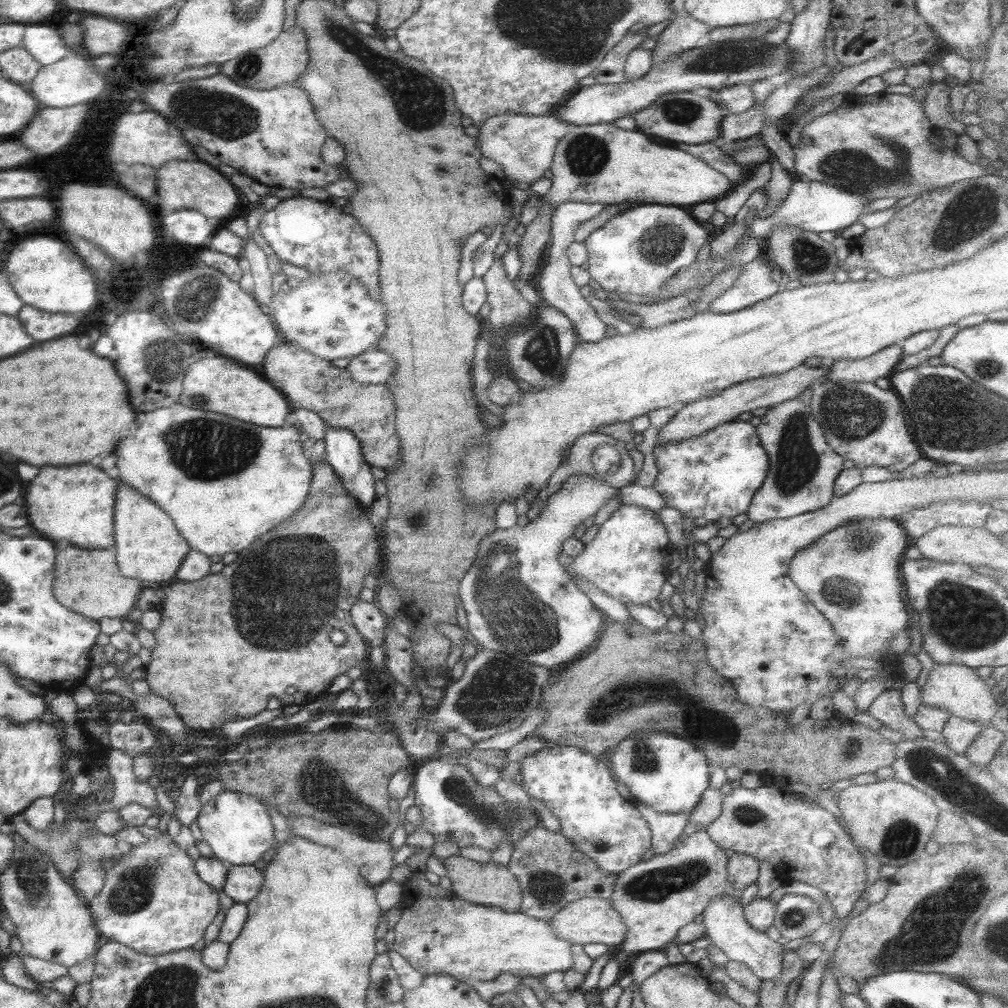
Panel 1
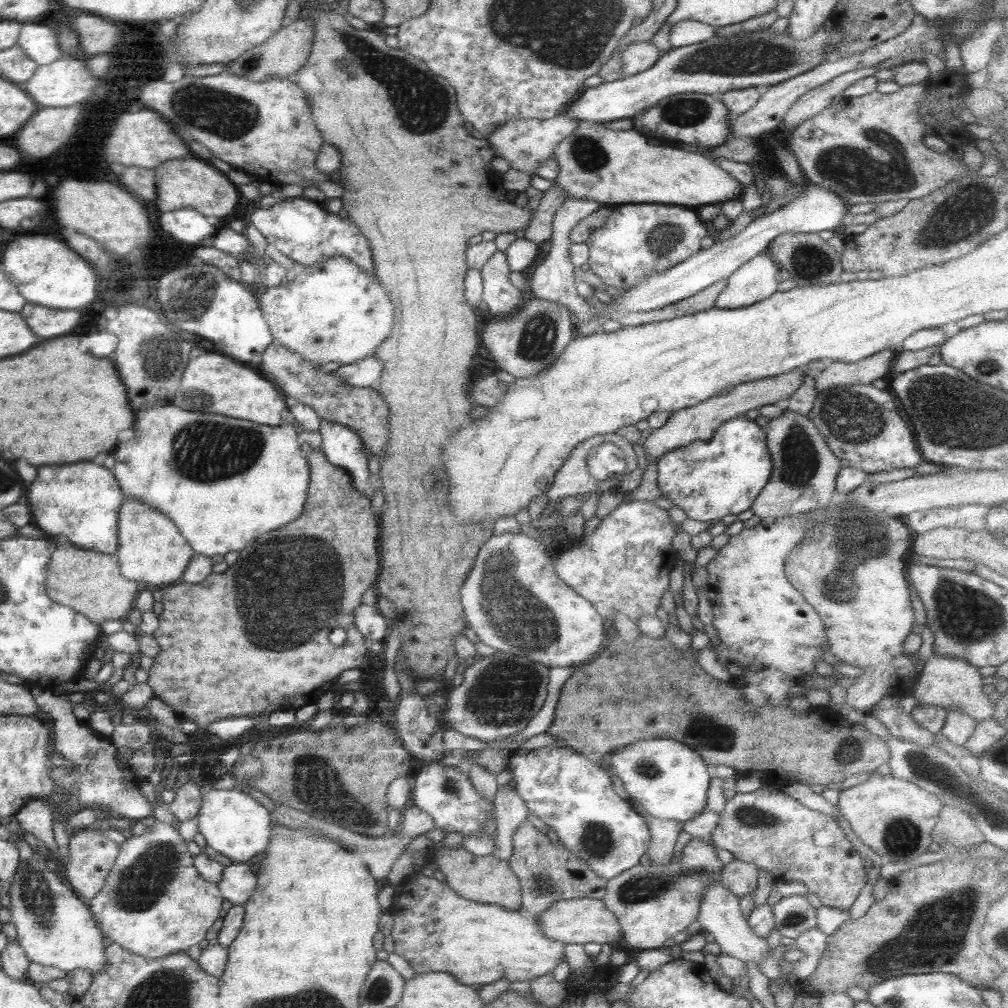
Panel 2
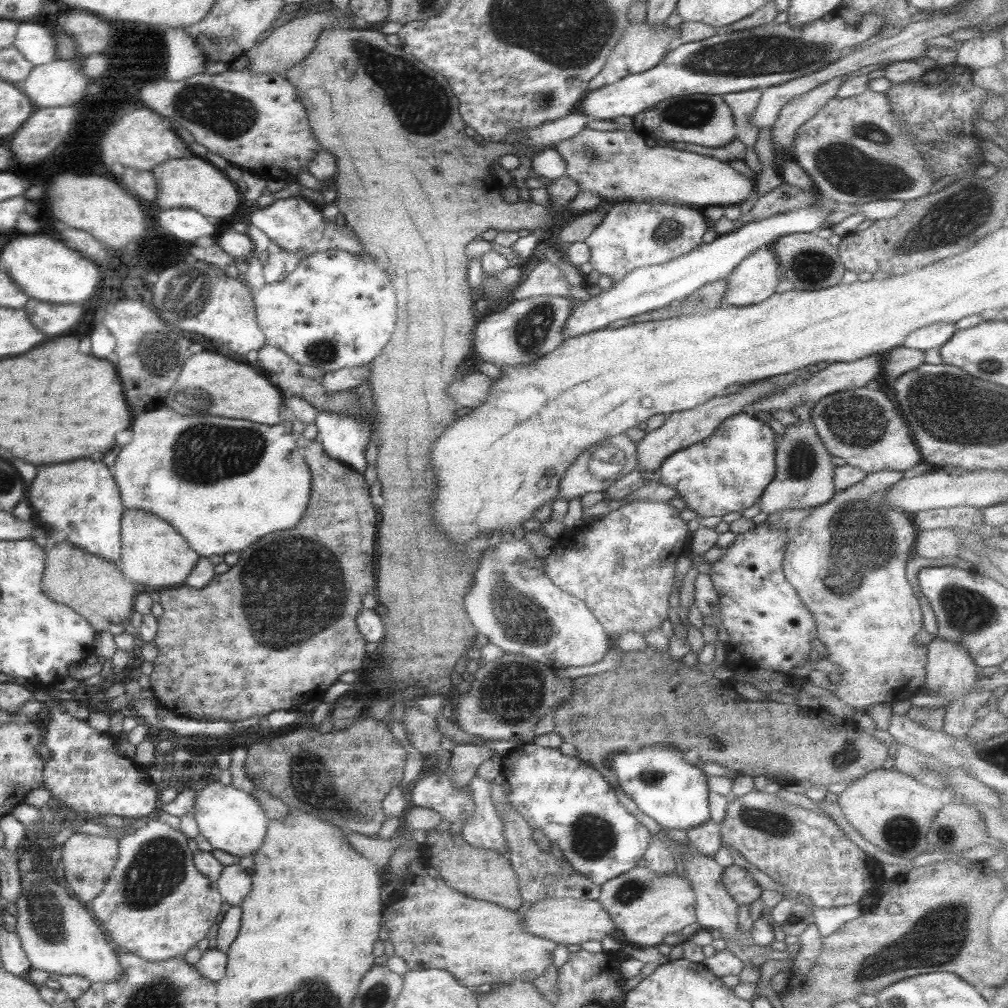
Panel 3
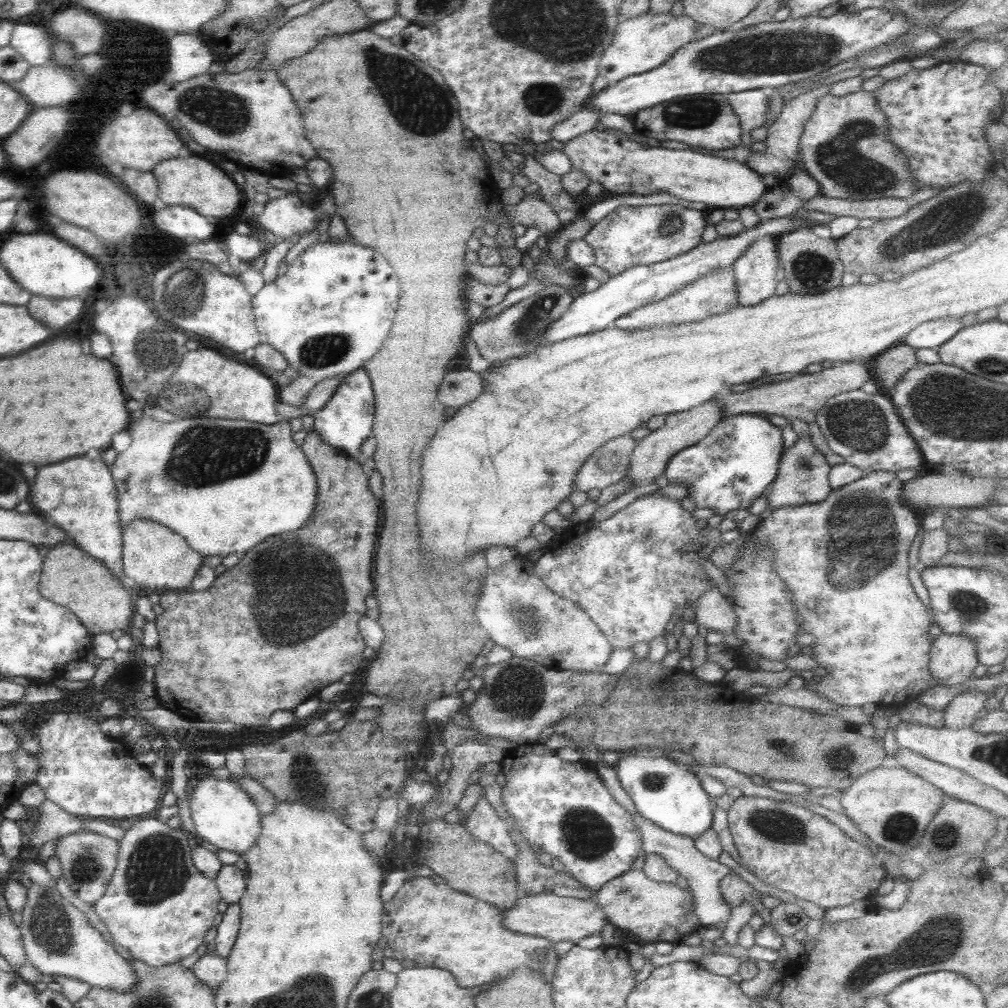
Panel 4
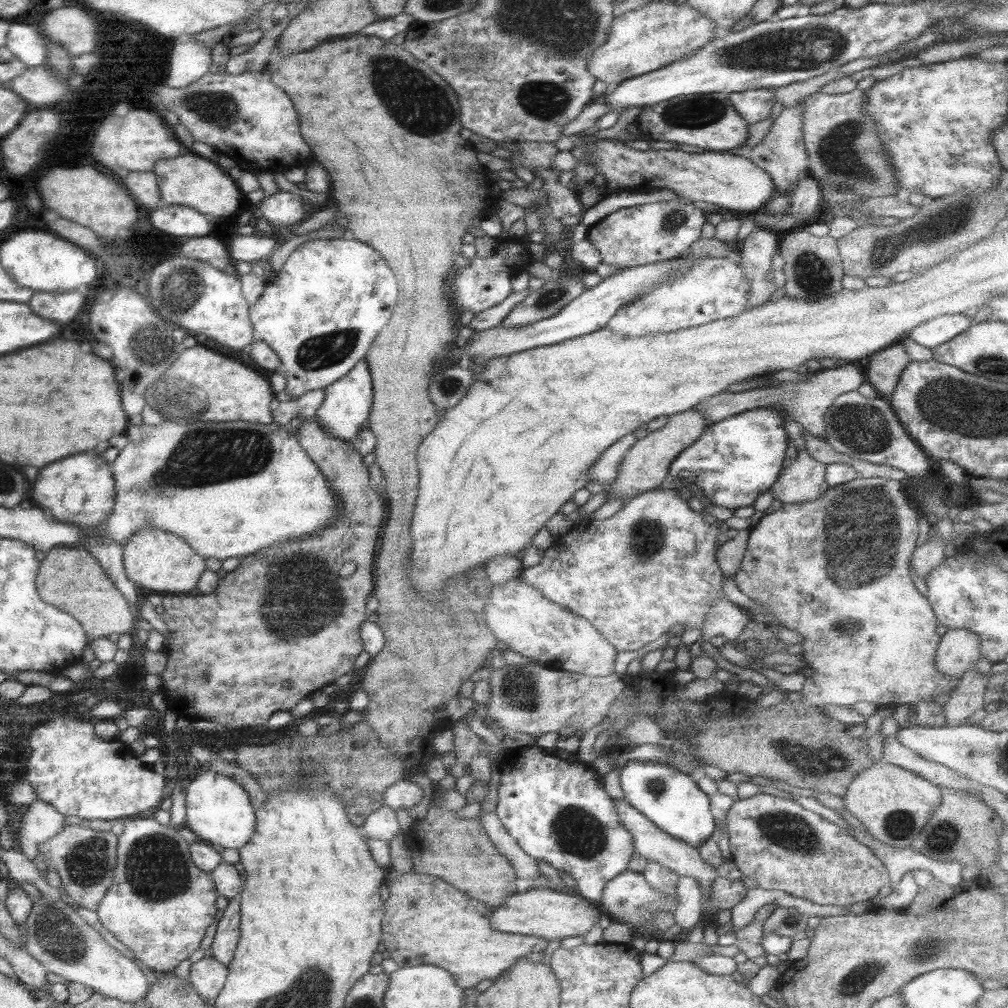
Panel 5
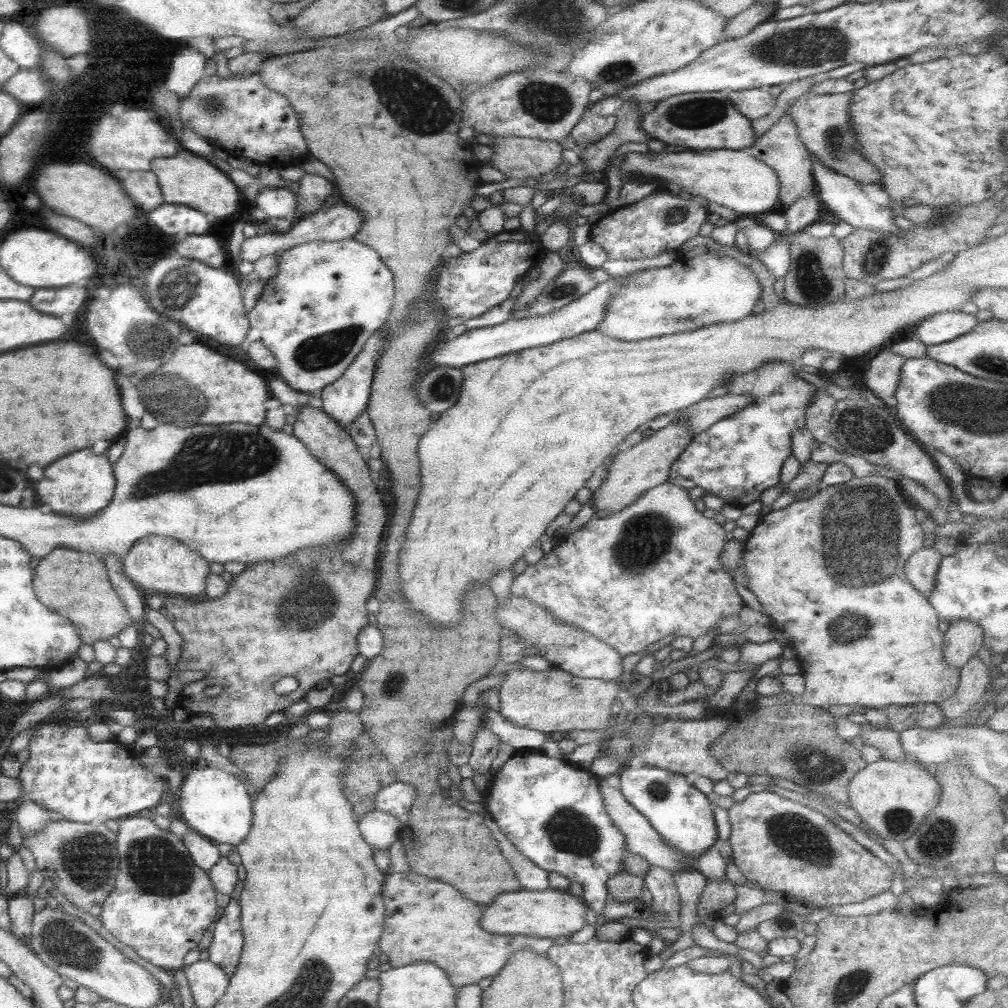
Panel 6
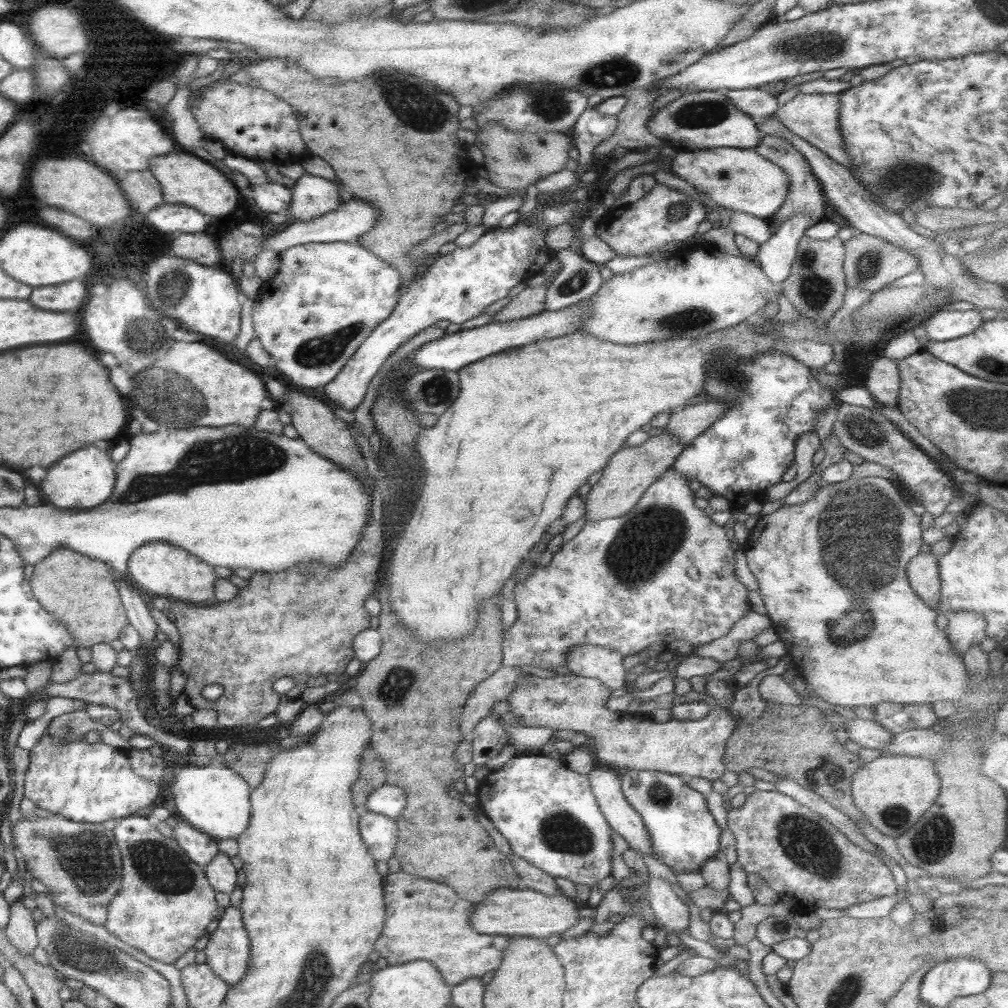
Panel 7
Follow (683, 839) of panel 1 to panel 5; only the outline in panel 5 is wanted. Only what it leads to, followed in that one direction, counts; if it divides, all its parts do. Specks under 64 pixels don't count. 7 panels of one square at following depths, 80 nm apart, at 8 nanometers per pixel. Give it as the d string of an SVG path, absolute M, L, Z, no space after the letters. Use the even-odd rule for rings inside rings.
M625 870L610 878L603 886L600 898L599 910L607 912L612 922L631 926L632 929L645 928L645 925L653 927L653 910L669 911L676 907L676 897L666 896L662 892L653 890L643 878L641 872Z

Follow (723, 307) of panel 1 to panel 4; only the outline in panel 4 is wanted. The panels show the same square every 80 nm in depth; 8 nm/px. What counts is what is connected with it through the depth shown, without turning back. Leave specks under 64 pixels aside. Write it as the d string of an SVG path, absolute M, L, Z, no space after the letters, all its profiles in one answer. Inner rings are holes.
M759 237L750 243L730 264L741 306L759 304L774 294L775 271L779 267L773 238Z

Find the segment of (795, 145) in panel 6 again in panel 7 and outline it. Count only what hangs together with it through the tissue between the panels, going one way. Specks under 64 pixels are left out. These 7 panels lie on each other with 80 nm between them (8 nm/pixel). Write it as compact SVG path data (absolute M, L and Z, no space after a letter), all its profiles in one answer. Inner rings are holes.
M767 134L763 135L753 150L765 158L766 161L778 166L789 179L788 193L785 195L781 206L778 206L778 211L769 218L769 224L777 226L798 212L802 212L809 217L808 226L813 226L813 224L819 222L823 214L824 194L817 179L812 175L806 160L792 147L792 144L789 144L782 136Z

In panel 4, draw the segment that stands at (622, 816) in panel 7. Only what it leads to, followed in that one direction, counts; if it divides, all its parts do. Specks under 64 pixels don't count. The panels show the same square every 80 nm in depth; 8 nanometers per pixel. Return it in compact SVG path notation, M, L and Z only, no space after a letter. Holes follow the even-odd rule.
M631 813L632 823L640 834L641 839L641 852L645 855L656 854L662 858L665 864L673 869L679 877L685 878L687 886L692 894L692 901L694 906L695 918L697 918L698 928L702 927L716 927L718 923L725 923L729 920L729 914L731 906L727 906L722 901L720 890L718 887L719 881L724 876L727 876L731 869L724 864L721 864L718 860L705 858L705 855L701 854L693 844L691 838L682 837L677 834L671 834L658 826L655 826L652 822L641 818L637 813Z

